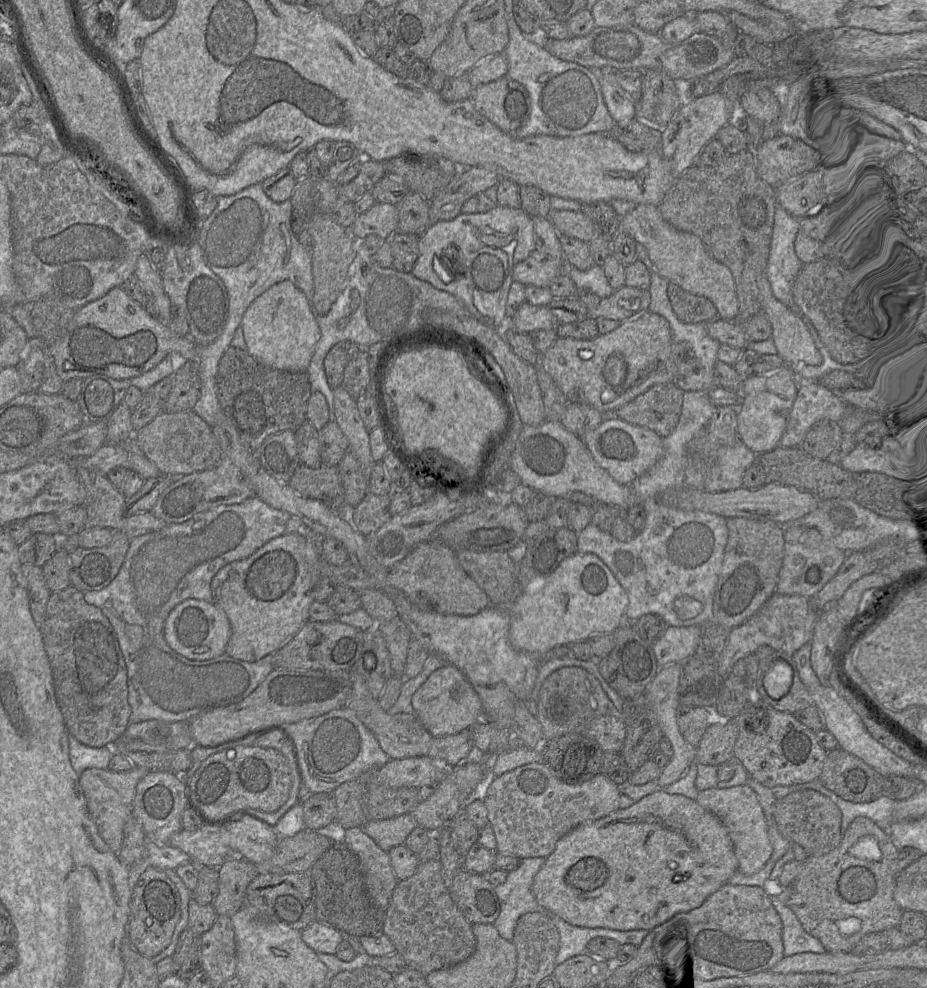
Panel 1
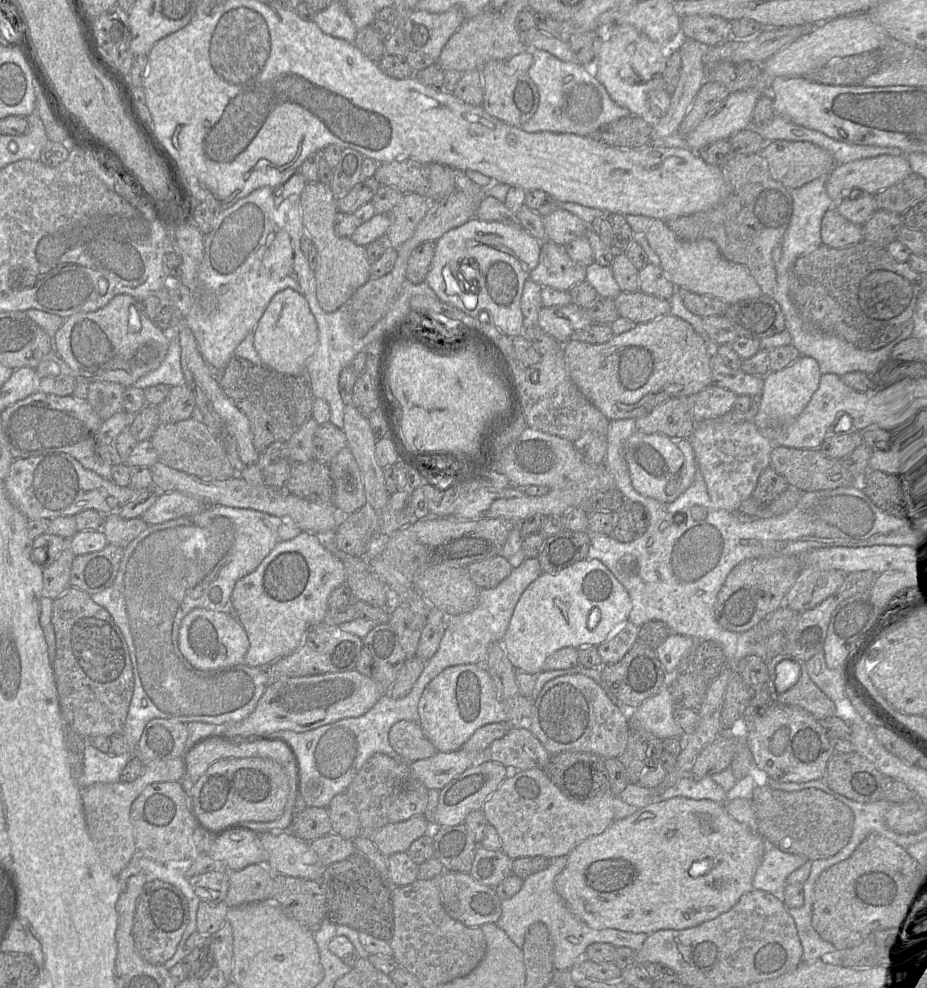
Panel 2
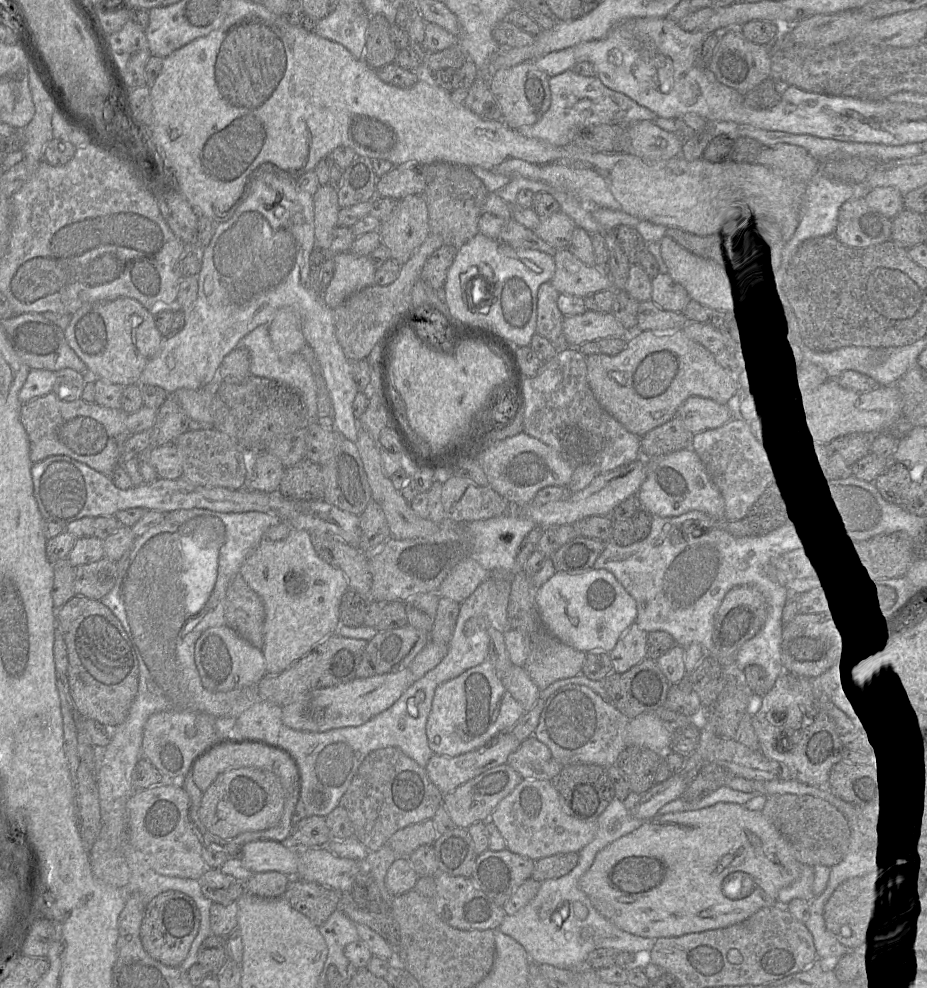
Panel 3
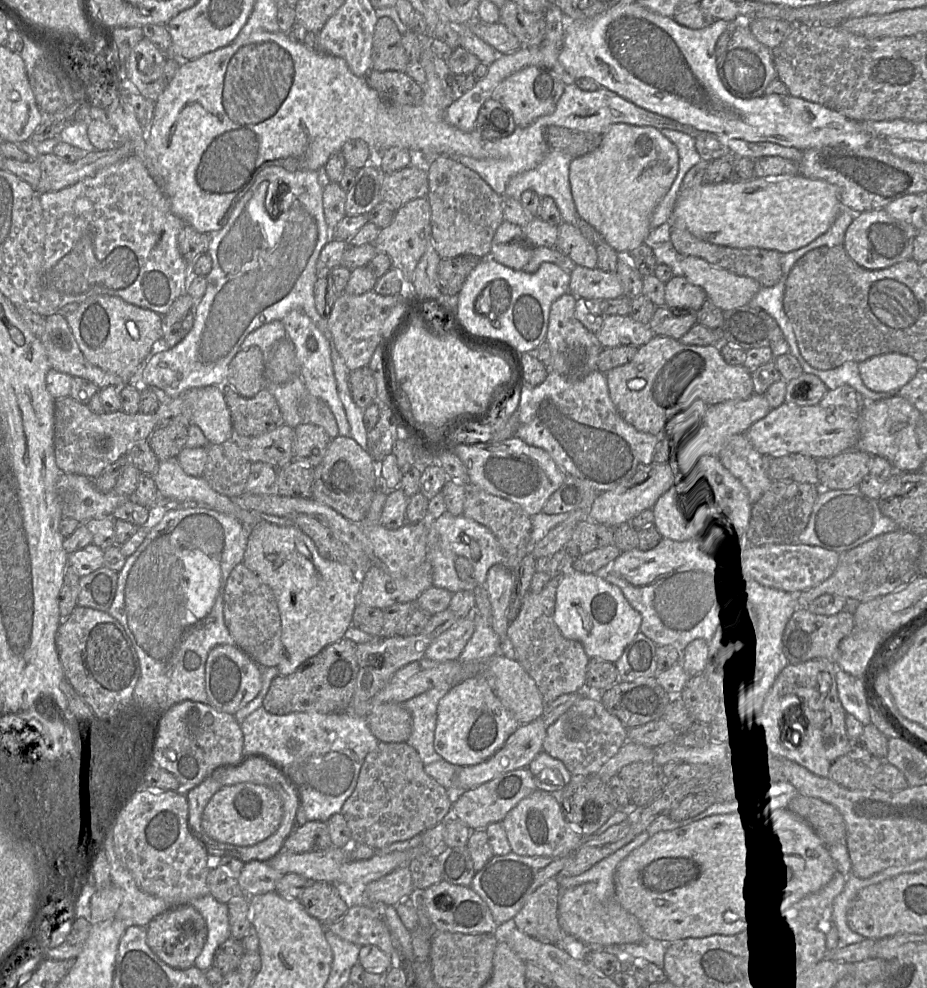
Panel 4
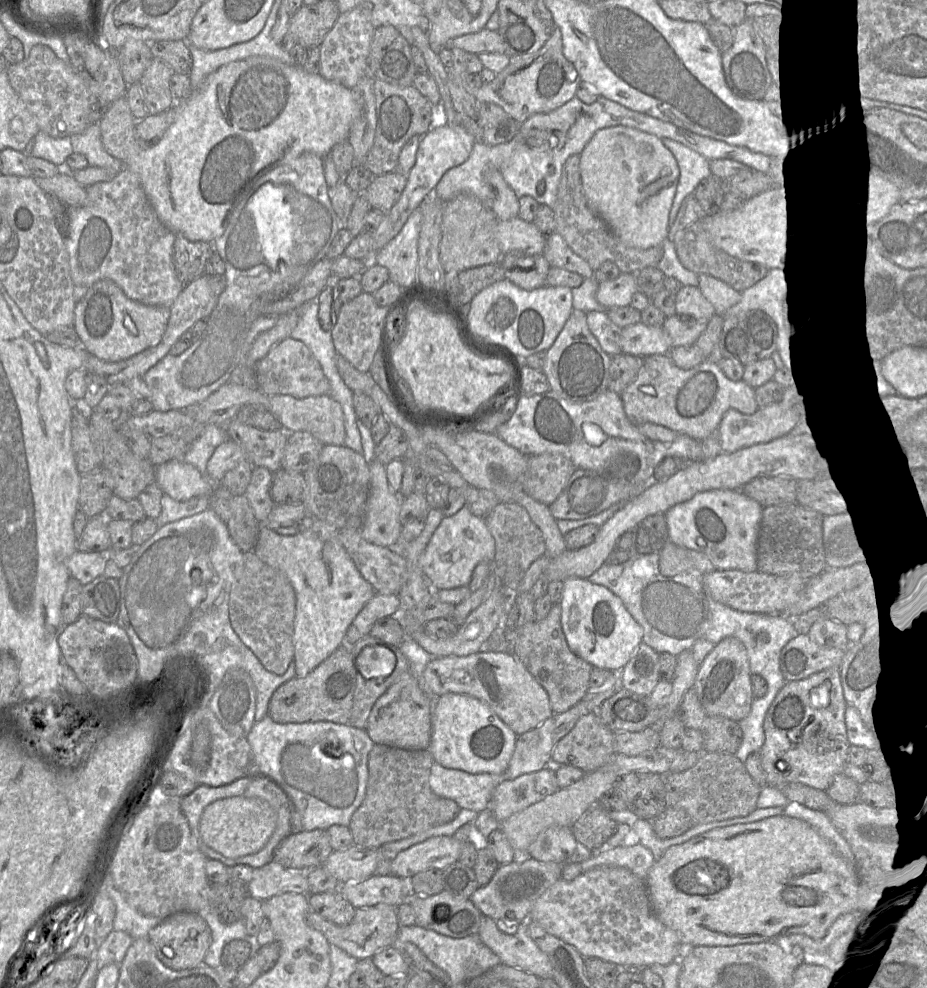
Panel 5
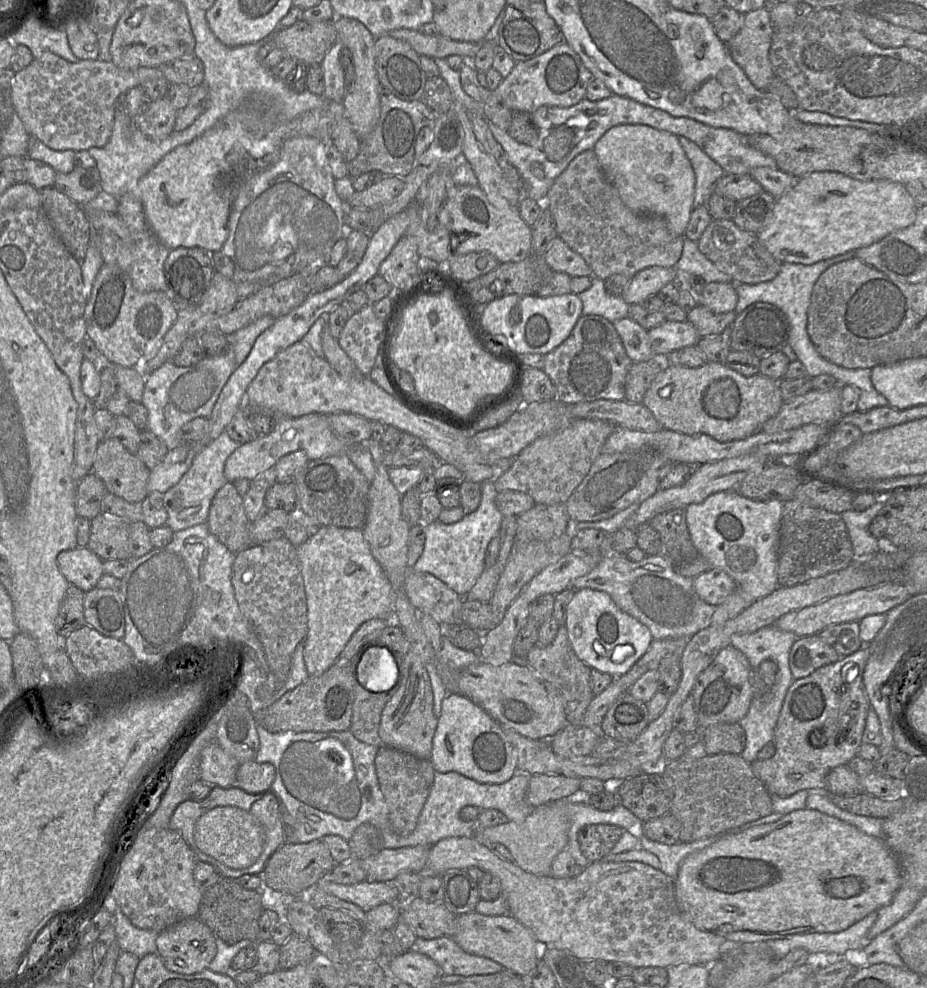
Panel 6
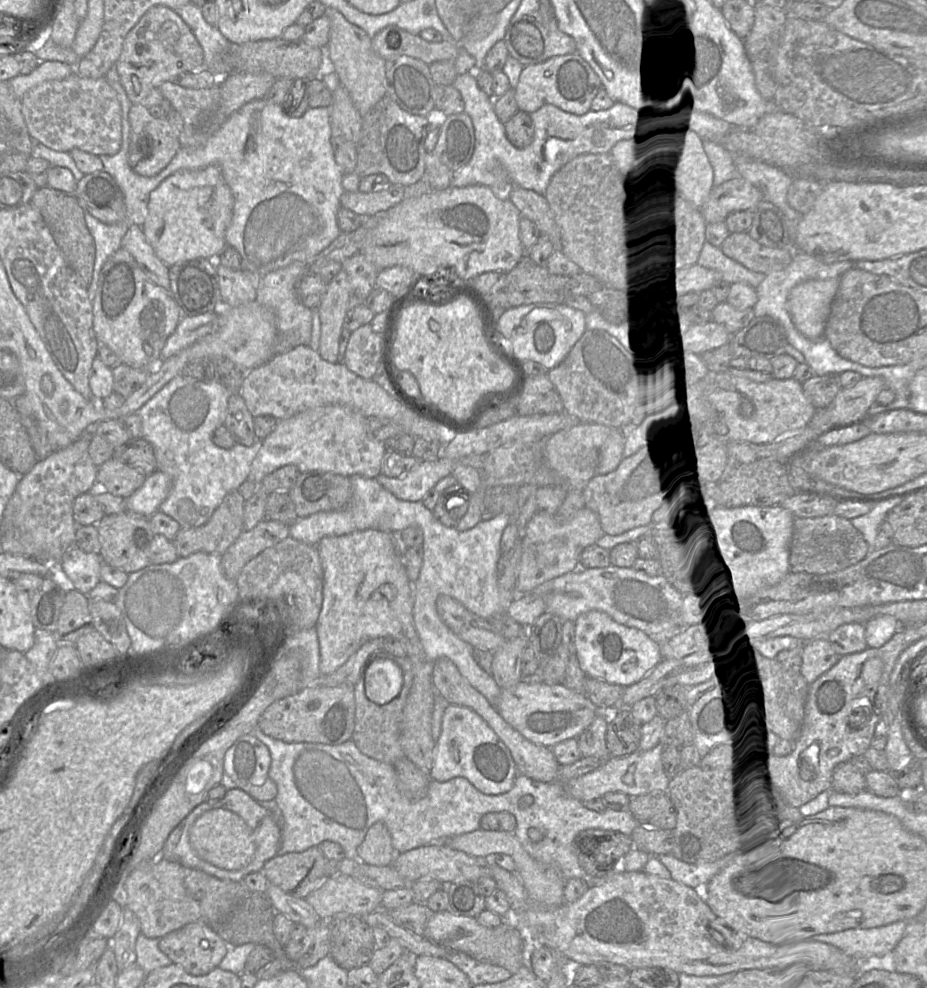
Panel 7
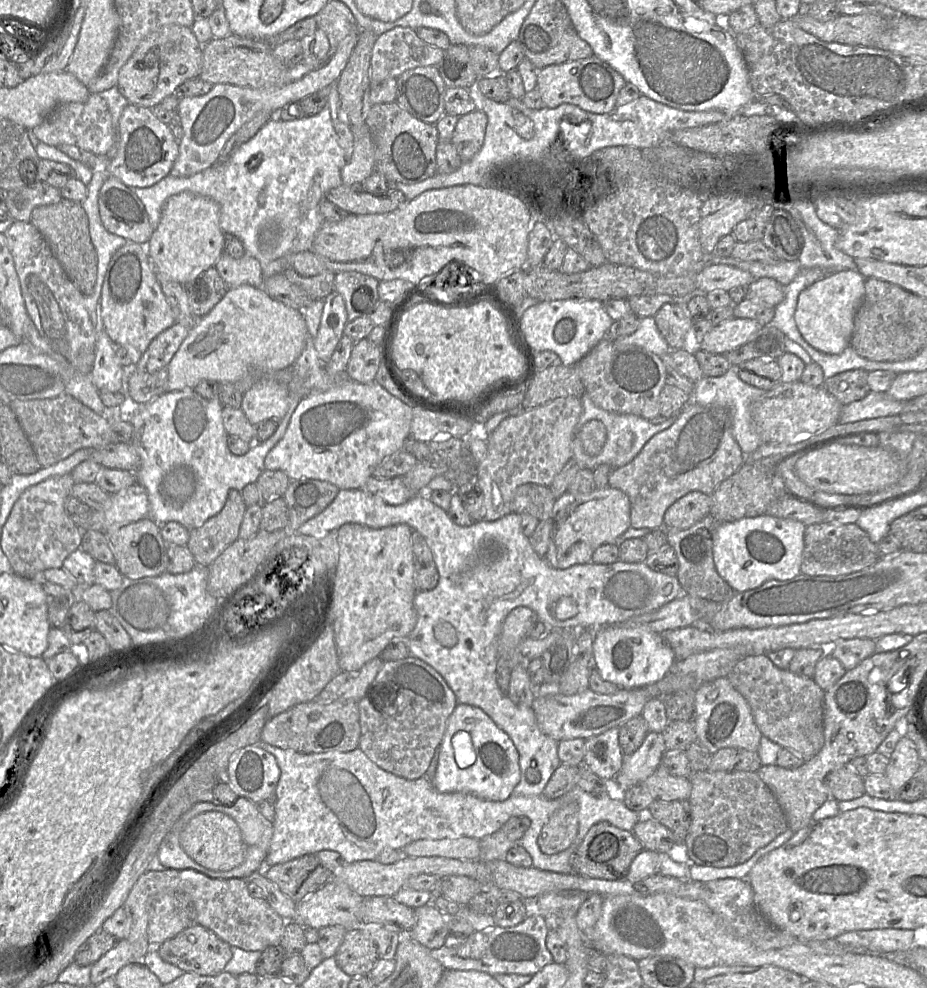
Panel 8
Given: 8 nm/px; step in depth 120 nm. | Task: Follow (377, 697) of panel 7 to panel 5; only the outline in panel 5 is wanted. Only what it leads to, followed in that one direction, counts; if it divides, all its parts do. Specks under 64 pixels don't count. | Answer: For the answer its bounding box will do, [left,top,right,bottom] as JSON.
[354,644,396,679]

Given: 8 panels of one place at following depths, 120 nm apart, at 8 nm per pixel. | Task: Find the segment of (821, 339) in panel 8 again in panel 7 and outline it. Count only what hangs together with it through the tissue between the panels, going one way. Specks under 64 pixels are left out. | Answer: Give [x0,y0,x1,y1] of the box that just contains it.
[787,277,839,341]

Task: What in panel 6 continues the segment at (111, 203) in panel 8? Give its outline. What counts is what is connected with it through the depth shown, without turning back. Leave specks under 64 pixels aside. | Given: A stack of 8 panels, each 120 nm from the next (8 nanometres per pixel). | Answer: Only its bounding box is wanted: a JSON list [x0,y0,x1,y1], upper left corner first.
[54,167,103,206]

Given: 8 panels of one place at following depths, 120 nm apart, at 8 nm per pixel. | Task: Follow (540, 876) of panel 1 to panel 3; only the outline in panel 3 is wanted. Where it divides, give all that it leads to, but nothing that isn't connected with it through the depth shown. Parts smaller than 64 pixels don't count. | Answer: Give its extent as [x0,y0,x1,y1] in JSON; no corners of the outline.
[579,803,804,939]

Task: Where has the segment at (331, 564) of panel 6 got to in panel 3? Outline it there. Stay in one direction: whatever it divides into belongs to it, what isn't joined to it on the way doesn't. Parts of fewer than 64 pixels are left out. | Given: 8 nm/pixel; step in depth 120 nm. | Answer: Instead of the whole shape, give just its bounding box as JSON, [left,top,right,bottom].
[239,530,349,673]

